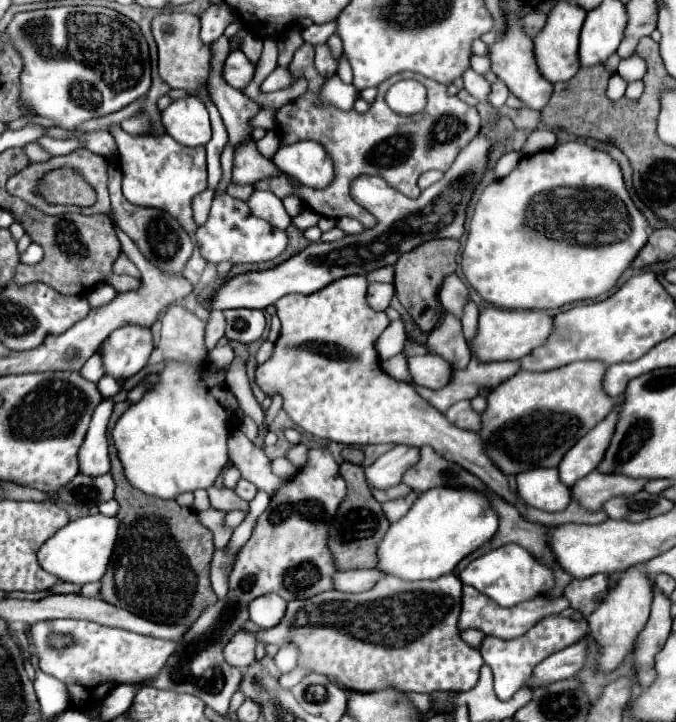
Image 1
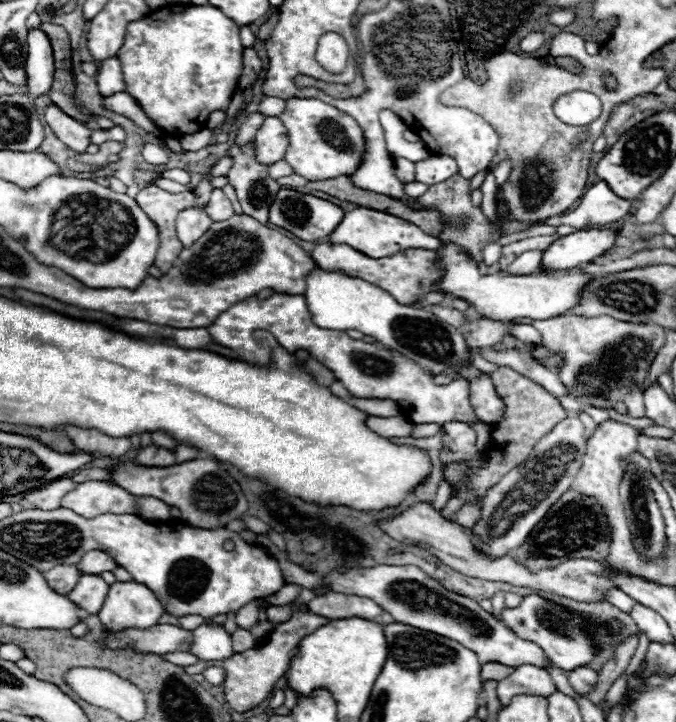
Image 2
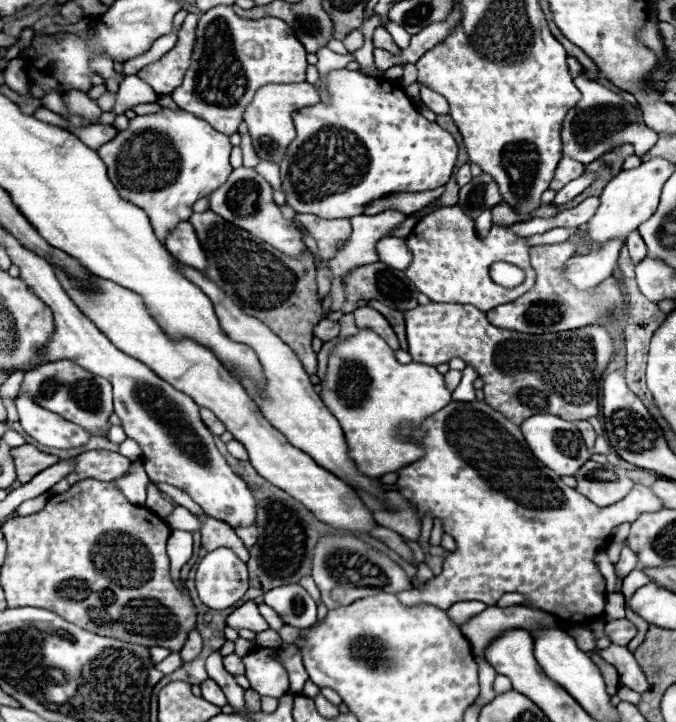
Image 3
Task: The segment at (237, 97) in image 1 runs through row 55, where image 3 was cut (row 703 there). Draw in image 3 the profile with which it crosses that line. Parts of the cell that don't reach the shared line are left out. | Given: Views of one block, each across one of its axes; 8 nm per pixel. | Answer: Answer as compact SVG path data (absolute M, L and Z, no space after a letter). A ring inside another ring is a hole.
M204 680L204 684L200 684L202 688L202 698L216 704L216 706L226 706L228 700L224 696L224 692L220 690L220 686L214 680Z

